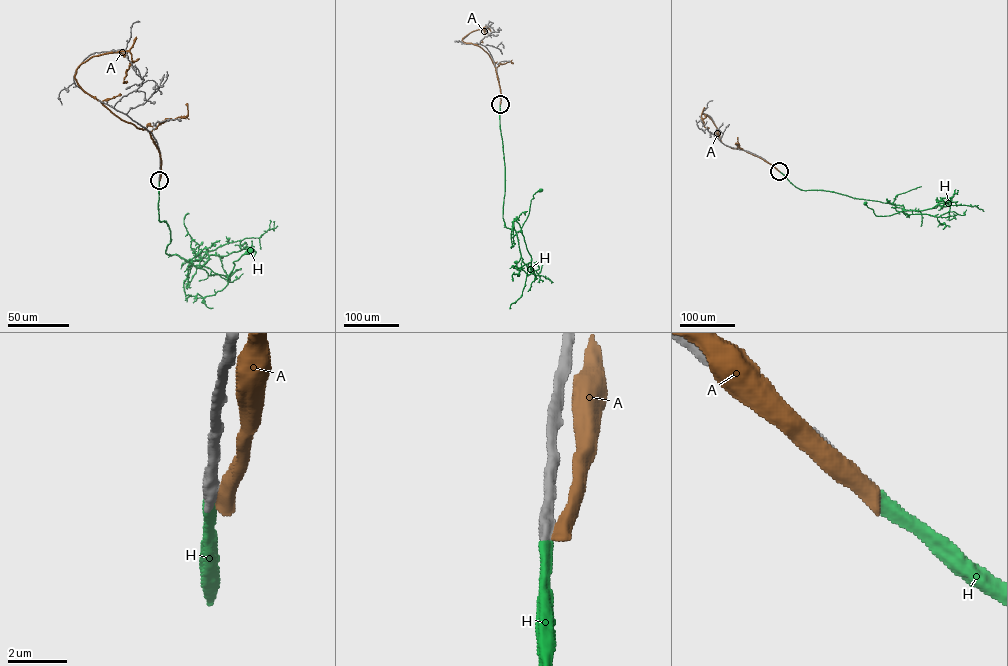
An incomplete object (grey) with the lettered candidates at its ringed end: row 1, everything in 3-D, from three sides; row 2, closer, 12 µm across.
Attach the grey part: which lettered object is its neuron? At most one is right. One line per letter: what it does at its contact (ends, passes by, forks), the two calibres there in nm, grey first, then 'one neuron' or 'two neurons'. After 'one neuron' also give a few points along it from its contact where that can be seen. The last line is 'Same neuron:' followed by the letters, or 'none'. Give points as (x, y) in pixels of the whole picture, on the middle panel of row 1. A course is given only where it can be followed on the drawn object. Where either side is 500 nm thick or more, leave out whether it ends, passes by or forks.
A: calibres 550 and 650 nm; two neurons
H: calibres 500 and 440 nm; one neuron; course (500, 104), (505, 171), (503, 218), (506, 227), (516, 232), (521, 229), (533, 195), (540, 190)
Same neuron: H

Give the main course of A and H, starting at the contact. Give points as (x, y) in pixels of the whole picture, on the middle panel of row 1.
A: (500, 104), (500, 89), (489, 55), (480, 47), (462, 40), (472, 31), (487, 26), (485, 34)
H: (500, 104), (505, 171), (503, 218), (506, 227), (516, 232), (521, 229), (533, 195), (540, 190)

